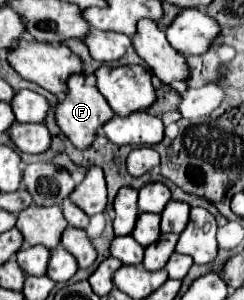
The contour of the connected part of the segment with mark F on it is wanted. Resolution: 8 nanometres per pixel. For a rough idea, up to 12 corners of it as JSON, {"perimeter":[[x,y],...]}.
{"perimeter":[[83,74],[67,78],[55,122],[81,150],[111,116]]}

